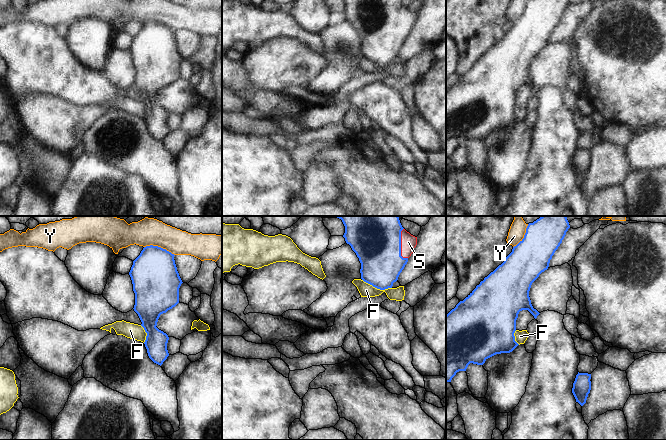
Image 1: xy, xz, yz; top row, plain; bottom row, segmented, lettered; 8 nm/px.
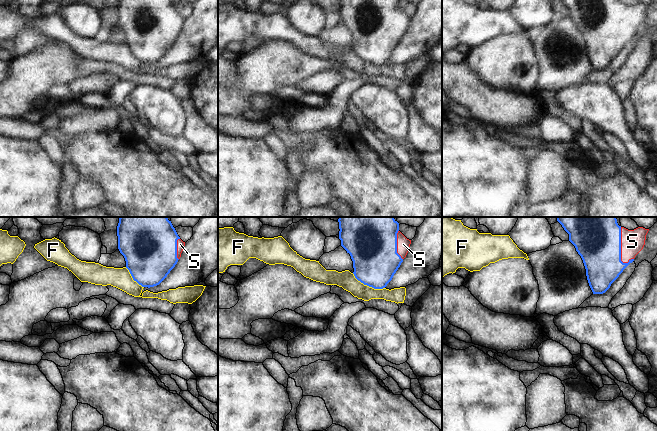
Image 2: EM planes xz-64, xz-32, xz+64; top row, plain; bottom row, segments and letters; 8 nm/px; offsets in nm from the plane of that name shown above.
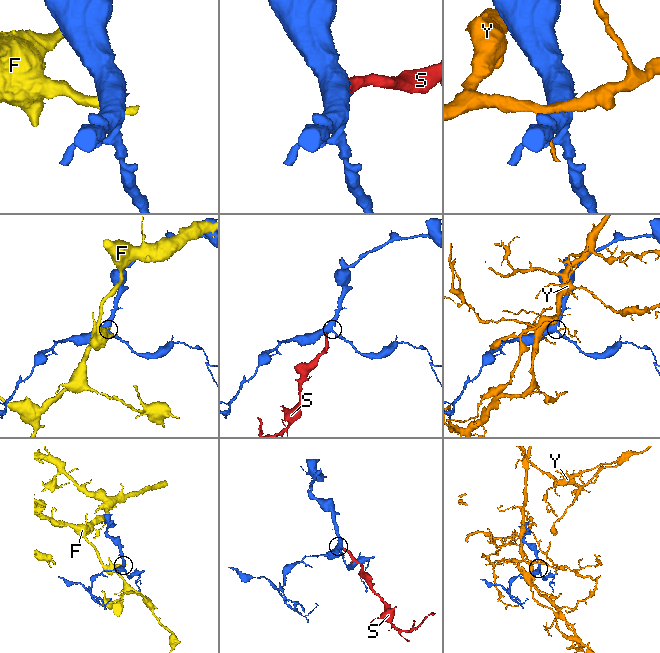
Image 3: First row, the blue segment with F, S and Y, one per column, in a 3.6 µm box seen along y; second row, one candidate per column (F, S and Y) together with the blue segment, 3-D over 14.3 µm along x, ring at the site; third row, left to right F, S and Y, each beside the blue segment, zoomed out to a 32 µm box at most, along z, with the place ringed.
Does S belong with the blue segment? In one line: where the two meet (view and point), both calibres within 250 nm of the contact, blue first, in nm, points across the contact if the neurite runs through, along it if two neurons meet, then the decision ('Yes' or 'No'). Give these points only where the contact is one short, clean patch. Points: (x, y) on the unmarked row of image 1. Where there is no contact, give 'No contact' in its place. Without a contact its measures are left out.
Touches blue at xz (400, 21). Thickness 360 nm (blue) against 130 nm. Path across: xz (378, 22), (400, 21), (408, 18). Yes.

